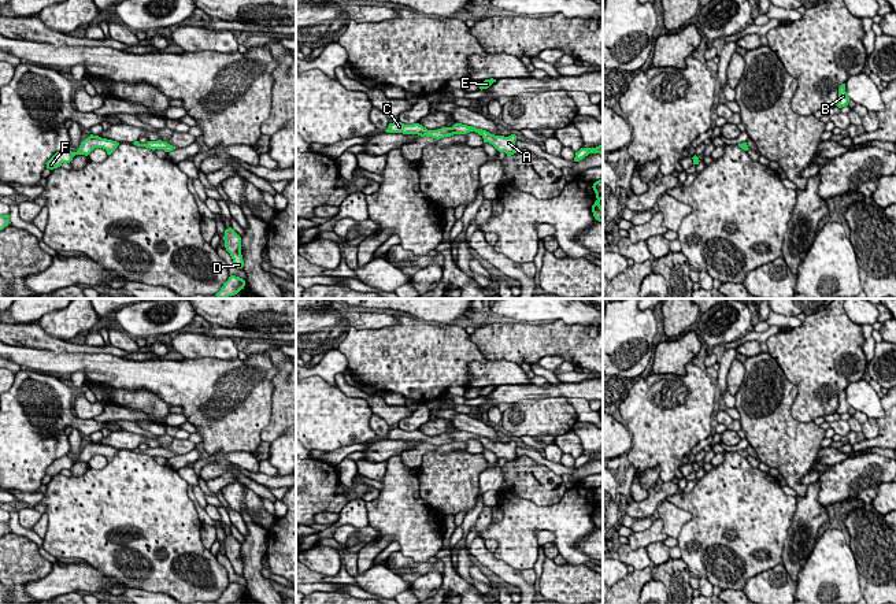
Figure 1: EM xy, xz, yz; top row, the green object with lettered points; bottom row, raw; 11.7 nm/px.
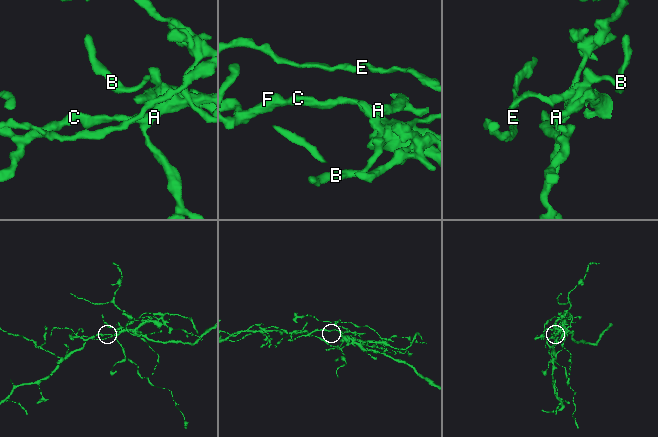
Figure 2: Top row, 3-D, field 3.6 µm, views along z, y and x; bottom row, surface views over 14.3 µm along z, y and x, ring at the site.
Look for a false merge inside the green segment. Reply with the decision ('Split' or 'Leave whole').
Split

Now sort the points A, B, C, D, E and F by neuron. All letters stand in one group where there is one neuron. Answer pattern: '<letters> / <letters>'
A B D E / C F

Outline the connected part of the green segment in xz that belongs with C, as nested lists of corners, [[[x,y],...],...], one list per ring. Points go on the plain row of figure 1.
[[[399,427],[393,429],[393,430],[389,430],[389,433],[385,438],[386,440],[403,440],[403,441],[418,441],[421,444],[426,442],[426,444],[432,444],[432,445],[436,445],[436,446],[453,442],[451,434],[441,434],[441,436],[437,436],[437,437],[427,437],[426,434],[423,434],[419,430],[404,431]]]

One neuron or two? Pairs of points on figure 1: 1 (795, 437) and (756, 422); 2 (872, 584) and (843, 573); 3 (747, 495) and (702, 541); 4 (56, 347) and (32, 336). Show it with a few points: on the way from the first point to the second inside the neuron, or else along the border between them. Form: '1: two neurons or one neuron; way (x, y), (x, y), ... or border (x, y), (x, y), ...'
1: one neuron; way (785, 437), (778, 437), (766, 425)
2: two neurons; border (851, 548), (855, 556), (861, 589)
3: one neuron; way (737, 506), (713, 530)
4: one neuron; way (51, 343), (37, 338)

